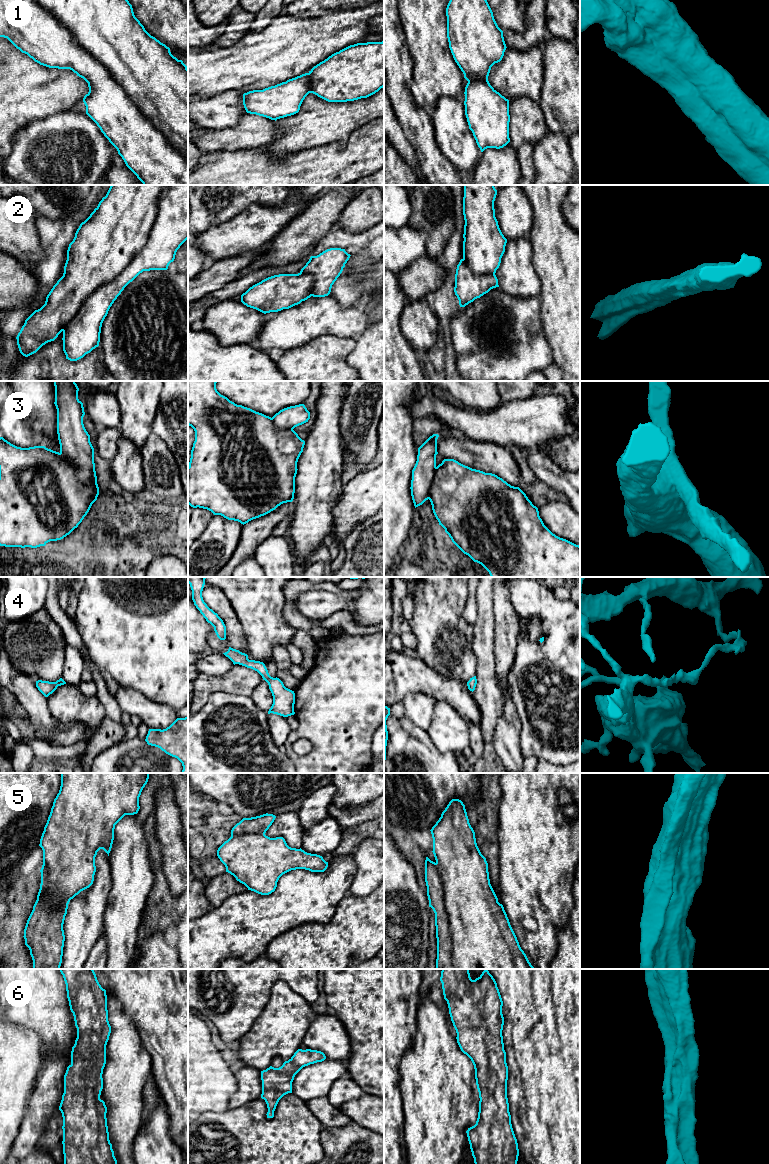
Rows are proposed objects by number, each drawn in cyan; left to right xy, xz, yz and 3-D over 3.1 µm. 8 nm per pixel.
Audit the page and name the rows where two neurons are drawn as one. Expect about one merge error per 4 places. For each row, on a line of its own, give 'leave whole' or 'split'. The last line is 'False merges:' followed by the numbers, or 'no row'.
1: leave whole
2: leave whole
3: split
4: split
5: split
6: leave whole
False merges: 3, 4, 5

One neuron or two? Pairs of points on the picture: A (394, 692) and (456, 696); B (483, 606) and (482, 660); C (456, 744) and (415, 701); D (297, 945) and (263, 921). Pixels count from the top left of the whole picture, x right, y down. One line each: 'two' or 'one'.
A: one
B: one
C: one
D: two

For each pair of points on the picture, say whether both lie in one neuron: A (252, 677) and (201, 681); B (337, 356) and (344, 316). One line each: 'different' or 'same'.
A: same
B: different

